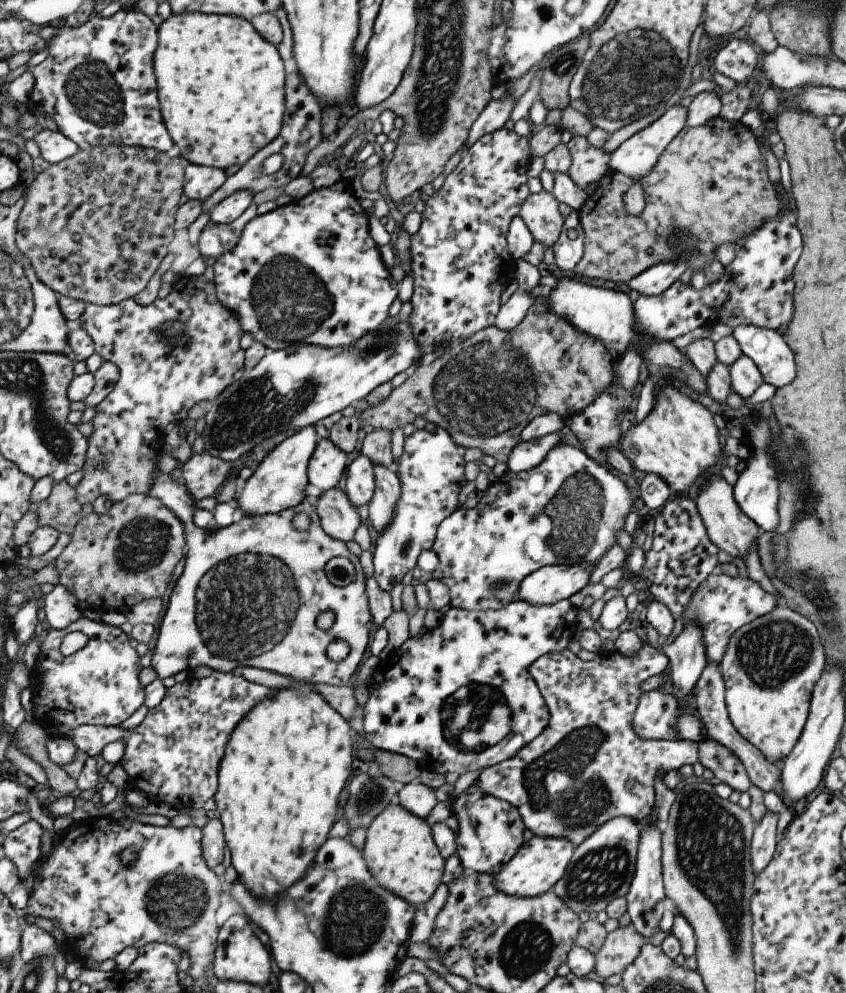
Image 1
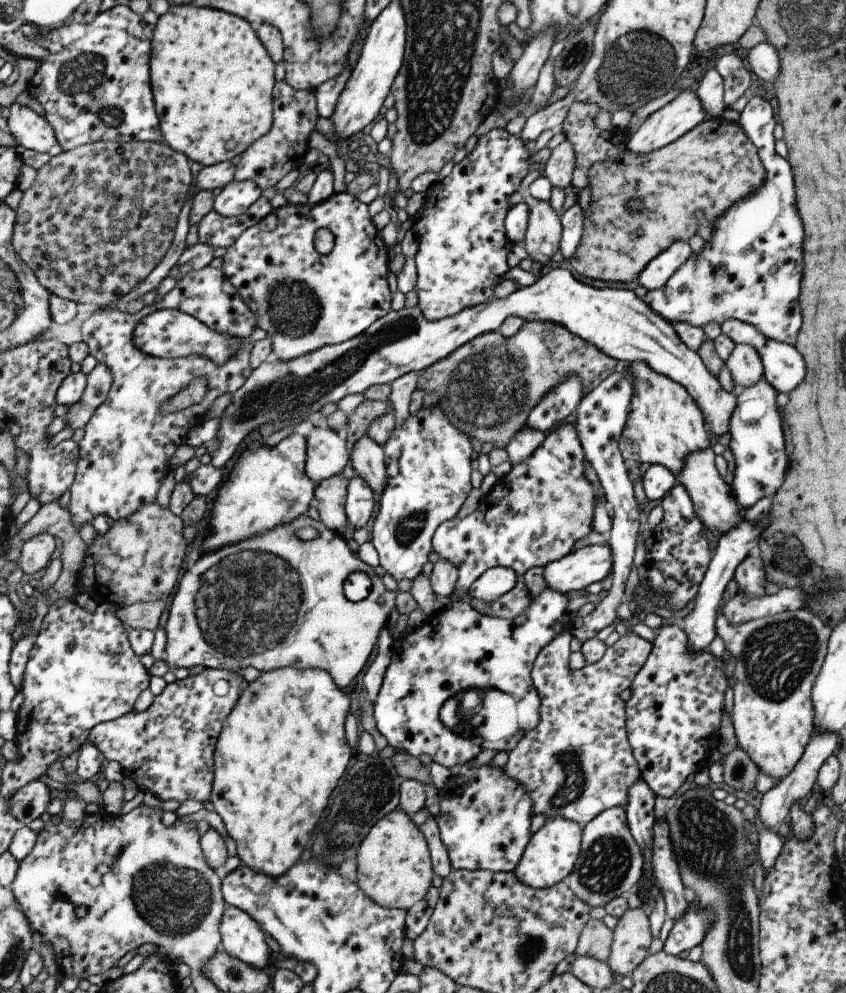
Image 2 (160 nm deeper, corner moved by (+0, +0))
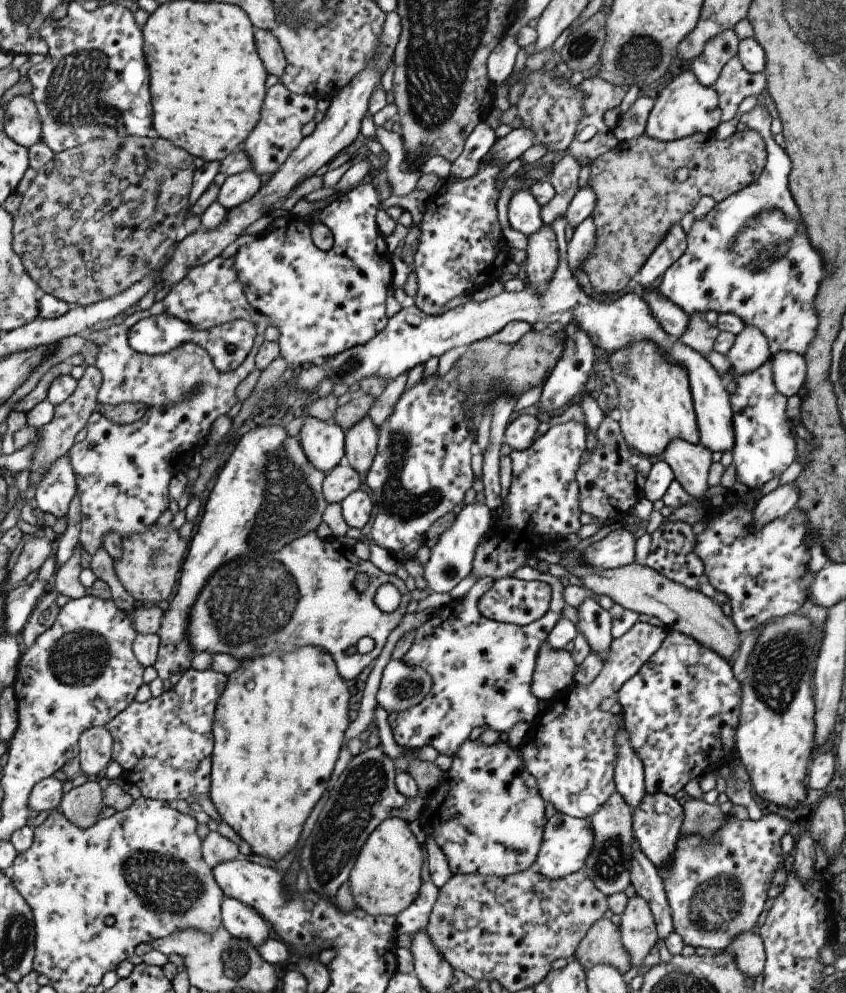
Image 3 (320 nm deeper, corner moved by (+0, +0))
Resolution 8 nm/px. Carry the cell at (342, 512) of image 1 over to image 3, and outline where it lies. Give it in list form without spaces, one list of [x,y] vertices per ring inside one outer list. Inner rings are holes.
[[[343,456],[322,480],[322,495],[329,503],[340,503],[343,498],[359,489],[363,483],[363,474],[359,474]]]

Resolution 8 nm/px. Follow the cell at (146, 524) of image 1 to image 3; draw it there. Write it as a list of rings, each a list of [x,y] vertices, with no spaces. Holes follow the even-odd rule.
[[[155,524],[141,535],[130,535],[121,540],[123,552],[117,561],[113,561],[113,566],[119,582],[135,604],[167,600],[177,580],[187,542],[170,524],[166,528],[157,528]]]

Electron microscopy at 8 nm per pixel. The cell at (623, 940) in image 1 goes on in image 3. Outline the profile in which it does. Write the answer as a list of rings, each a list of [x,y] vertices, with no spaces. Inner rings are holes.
[[[639,895],[628,898],[618,925],[620,941],[629,953],[632,967],[641,964],[645,954],[657,945],[655,923],[648,902]]]

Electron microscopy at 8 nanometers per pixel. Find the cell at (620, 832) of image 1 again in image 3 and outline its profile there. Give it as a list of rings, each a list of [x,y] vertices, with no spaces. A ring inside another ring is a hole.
[[[613,791],[589,818],[593,831],[593,844],[581,871],[606,897],[625,890],[630,884],[629,869],[632,850],[637,847],[632,835],[631,813],[632,808],[626,803],[626,800],[623,800],[622,794]]]

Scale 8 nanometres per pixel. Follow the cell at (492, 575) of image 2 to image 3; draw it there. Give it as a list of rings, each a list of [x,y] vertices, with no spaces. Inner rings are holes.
[[[525,564],[512,572],[516,579],[550,589],[547,612],[529,624],[519,626],[483,616],[475,602],[492,587],[491,577],[479,577],[463,598],[434,610],[427,624],[416,630],[416,637],[401,660],[425,669],[431,677],[431,690],[417,706],[398,713],[387,713],[393,740],[407,749],[432,746],[438,754],[451,756],[477,726],[508,732],[517,721],[530,722],[542,705],[530,691],[539,644],[561,617],[563,586],[557,577],[541,573]],[[503,692],[503,698],[501,698]],[[501,705],[505,708],[501,708]]]

